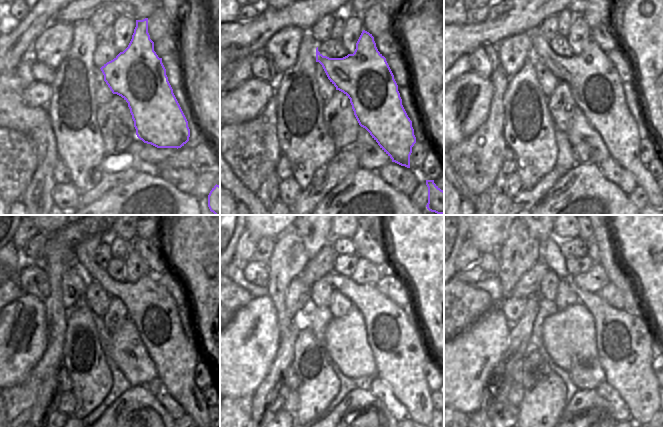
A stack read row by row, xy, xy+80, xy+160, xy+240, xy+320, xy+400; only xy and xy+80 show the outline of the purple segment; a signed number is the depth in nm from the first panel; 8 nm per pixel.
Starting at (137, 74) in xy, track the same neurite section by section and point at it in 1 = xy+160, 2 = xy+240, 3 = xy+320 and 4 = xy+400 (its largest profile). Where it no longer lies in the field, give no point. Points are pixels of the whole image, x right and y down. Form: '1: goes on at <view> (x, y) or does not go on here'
1: goes on at xy+160 (595, 84)
2: goes on at xy+240 (150, 306)
3: goes on at xy+320 (399, 347)
4: goes on at xy+400 (626, 344)

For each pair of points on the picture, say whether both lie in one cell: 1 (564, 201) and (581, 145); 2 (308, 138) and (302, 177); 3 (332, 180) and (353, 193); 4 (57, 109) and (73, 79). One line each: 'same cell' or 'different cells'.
1: different cells
2: same cell
3: different cells
4: same cell

